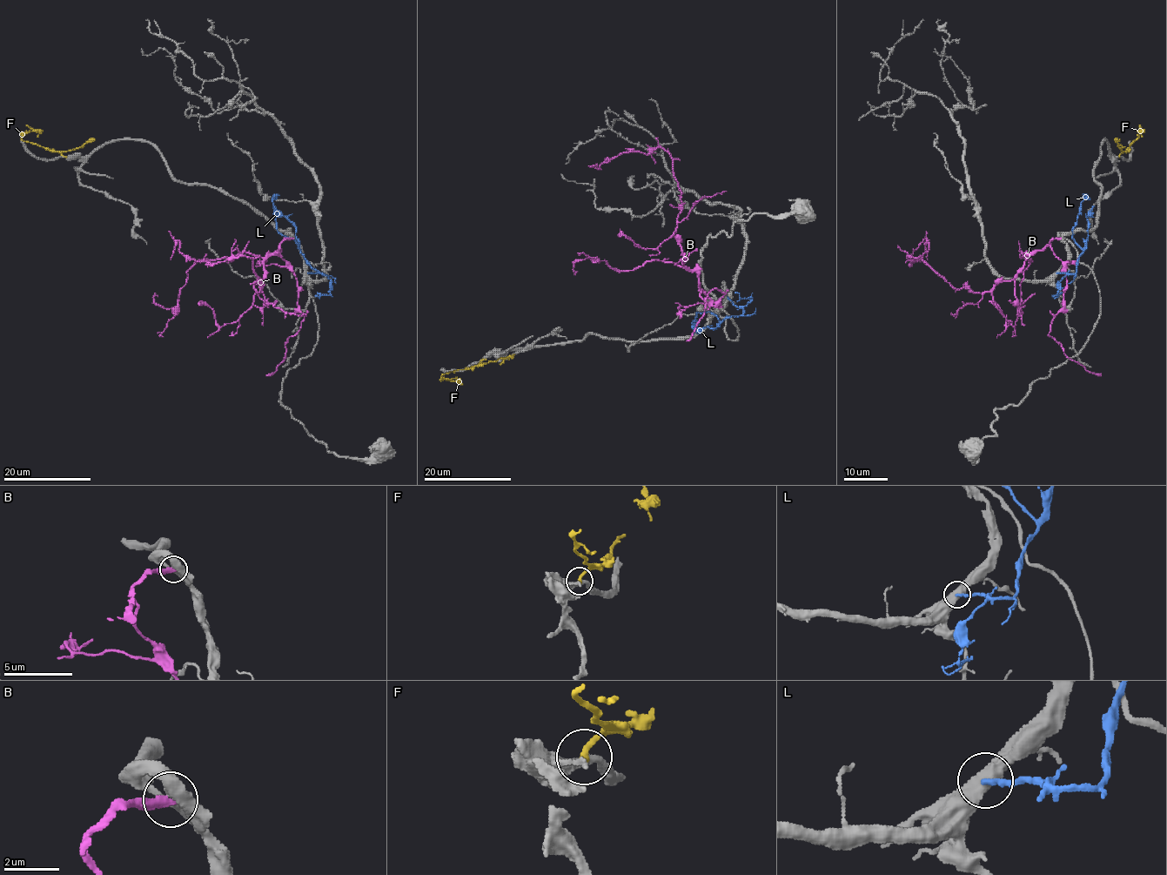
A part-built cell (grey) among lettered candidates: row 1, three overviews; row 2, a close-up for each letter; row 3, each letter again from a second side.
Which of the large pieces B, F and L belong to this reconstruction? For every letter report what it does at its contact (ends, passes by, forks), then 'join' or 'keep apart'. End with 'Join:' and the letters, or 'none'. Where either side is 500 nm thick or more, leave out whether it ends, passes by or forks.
B: it ends there; keep apart
F: it ends there; keep apart
L: it ends there; keep apart
Join: none

